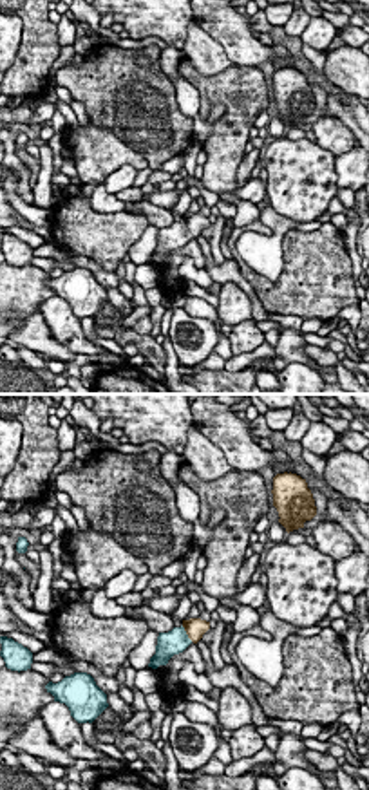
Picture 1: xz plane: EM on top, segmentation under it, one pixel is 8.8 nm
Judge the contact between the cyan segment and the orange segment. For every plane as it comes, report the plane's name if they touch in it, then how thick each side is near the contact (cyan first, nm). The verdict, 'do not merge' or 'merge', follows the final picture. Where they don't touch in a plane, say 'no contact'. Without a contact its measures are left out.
xz | 220/180 nm

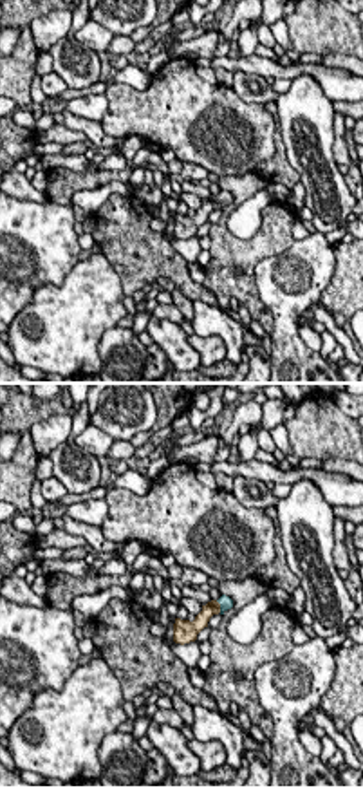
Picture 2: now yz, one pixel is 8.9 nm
yz | 120/130 nm

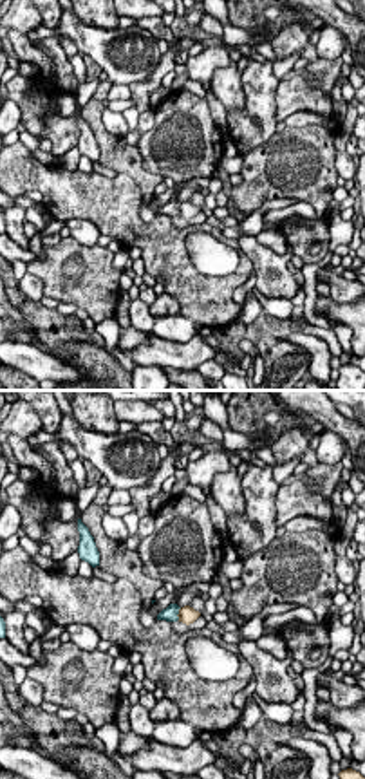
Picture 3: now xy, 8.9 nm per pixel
xy | 130/160 nm

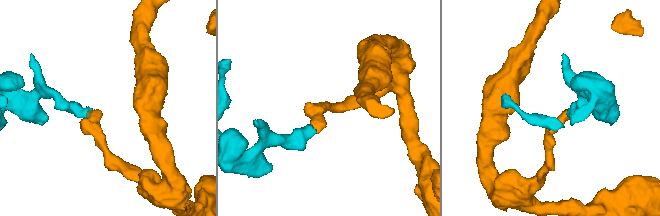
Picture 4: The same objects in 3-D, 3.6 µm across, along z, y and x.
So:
merge

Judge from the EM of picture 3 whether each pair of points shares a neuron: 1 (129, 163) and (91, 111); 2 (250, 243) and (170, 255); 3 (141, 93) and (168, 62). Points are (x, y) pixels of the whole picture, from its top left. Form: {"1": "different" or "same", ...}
{"1": "same", "2": "different", "3": "same"}

